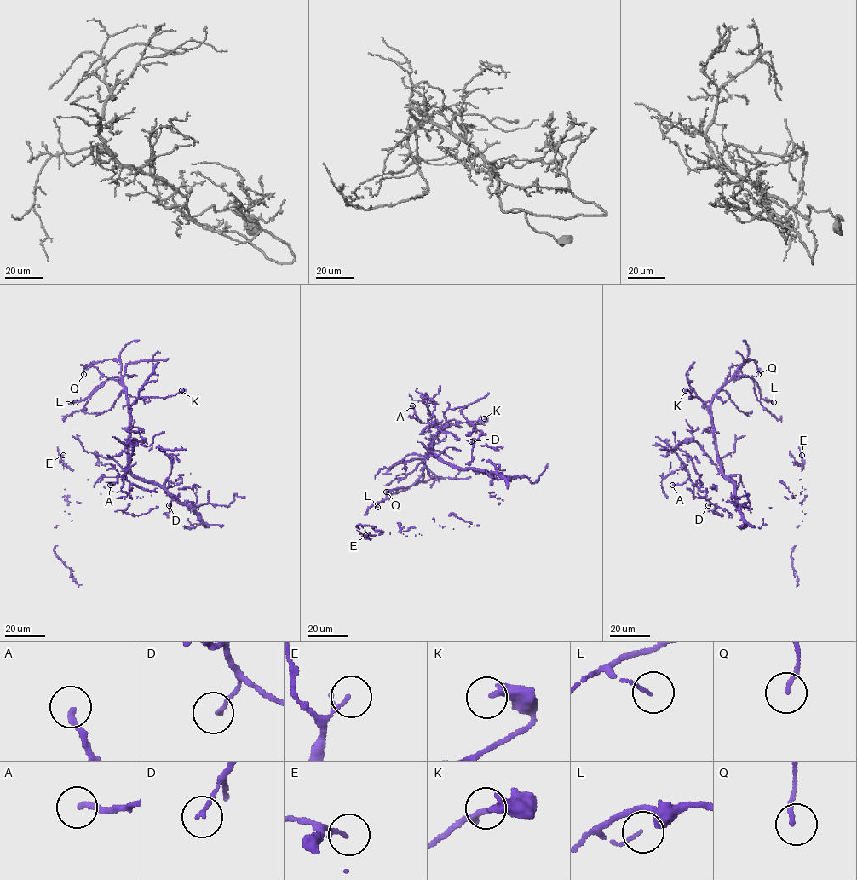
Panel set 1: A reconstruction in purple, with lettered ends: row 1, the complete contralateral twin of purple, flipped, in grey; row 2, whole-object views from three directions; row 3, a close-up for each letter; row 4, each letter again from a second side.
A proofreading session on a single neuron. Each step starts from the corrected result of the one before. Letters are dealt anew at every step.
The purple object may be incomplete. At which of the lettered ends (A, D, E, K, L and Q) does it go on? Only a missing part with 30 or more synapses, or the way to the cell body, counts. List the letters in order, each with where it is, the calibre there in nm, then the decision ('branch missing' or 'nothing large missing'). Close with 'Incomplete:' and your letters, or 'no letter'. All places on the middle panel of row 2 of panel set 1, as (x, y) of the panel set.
A: at (412, 405); 200 nm thick; nothing large missing
D: at (471, 441); 110 nm thick; nothing large missing
E: at (365, 535); 140 nm thick; nothing large missing
K: at (484, 418); 360 nm thick; nothing large missing
L: at (377, 507); 100 nm thick; nothing large missing
Q: at (386, 491); 150 nm thick; nothing large missing
Incomplete: no letter

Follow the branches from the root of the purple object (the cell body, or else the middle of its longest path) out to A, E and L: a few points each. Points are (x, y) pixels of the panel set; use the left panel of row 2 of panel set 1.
A: (125, 394), (129, 471), (139, 441), (125, 448), (133, 451), (125, 478), (110, 485)
E: (125, 394), (122, 379), (112, 377), (91, 396), (83, 409), (64, 419), (58, 446), (59, 455), (63, 455)
L: (125, 394), (122, 379), (112, 377), (102, 382), (84, 399), (75, 402)

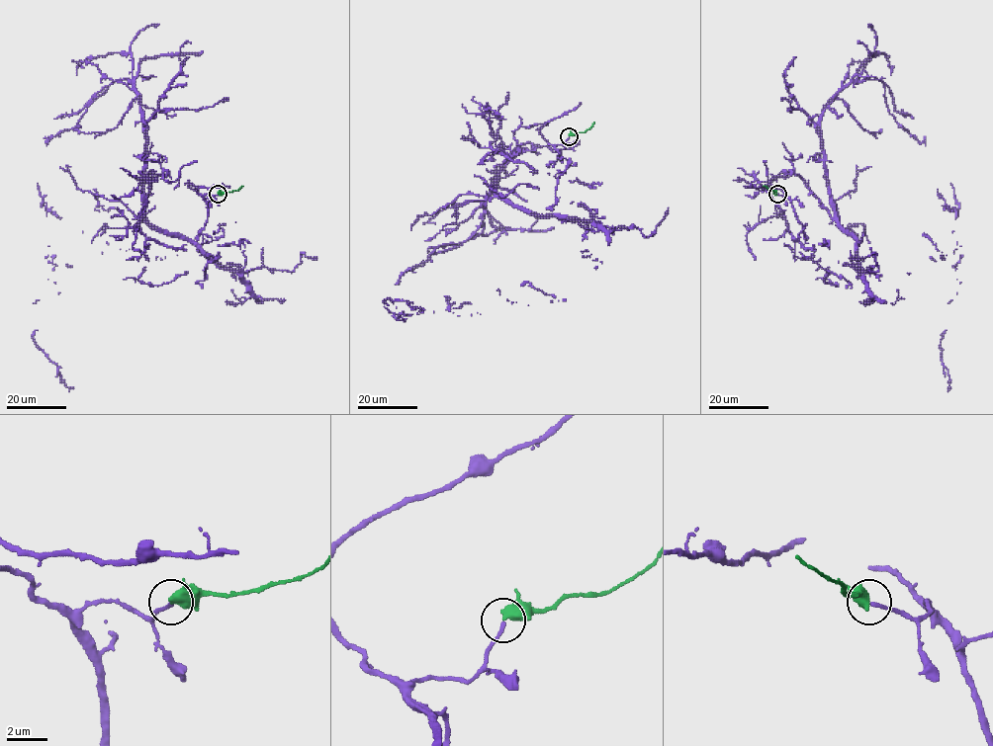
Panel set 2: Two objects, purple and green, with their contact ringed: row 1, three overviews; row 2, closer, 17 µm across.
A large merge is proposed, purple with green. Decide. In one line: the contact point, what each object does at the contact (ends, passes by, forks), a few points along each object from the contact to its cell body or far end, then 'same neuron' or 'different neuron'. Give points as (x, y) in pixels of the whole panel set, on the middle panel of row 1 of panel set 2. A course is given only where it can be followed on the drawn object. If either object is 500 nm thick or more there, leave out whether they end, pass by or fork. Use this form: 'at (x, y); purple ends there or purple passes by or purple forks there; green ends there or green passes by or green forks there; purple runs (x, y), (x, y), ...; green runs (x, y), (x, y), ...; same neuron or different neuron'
at (569, 136); purple runs (568, 136), (517, 128), (480, 225), (399, 279), (389, 310), (406, 319), (384, 300), (424, 310); green runs (568, 135), (586, 130), (593, 123); same neuron

